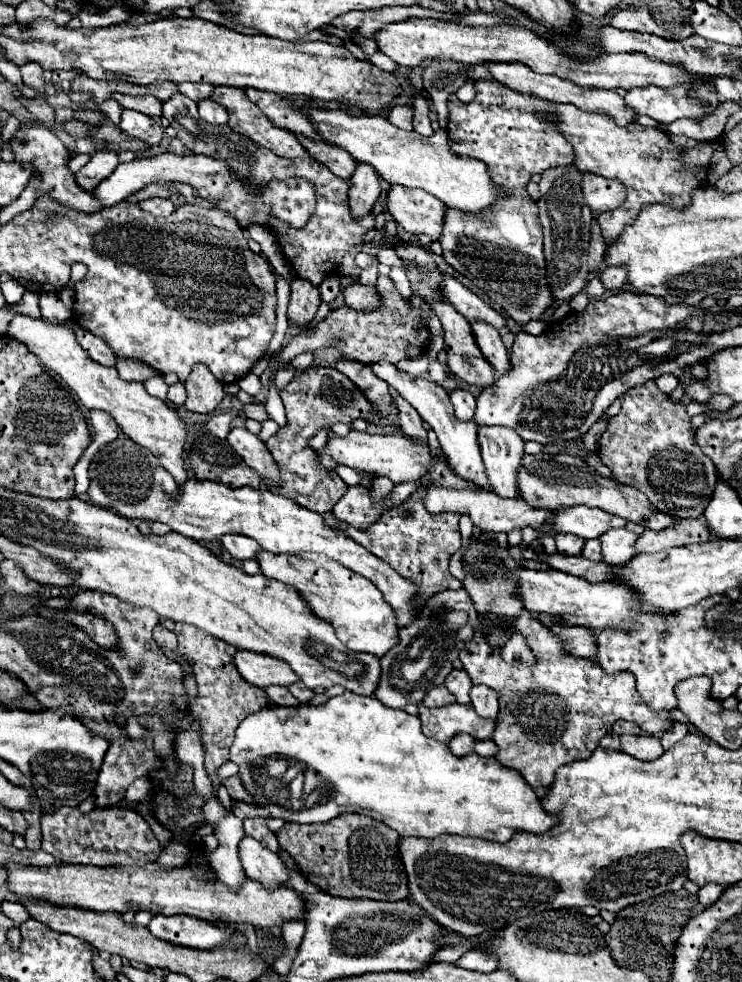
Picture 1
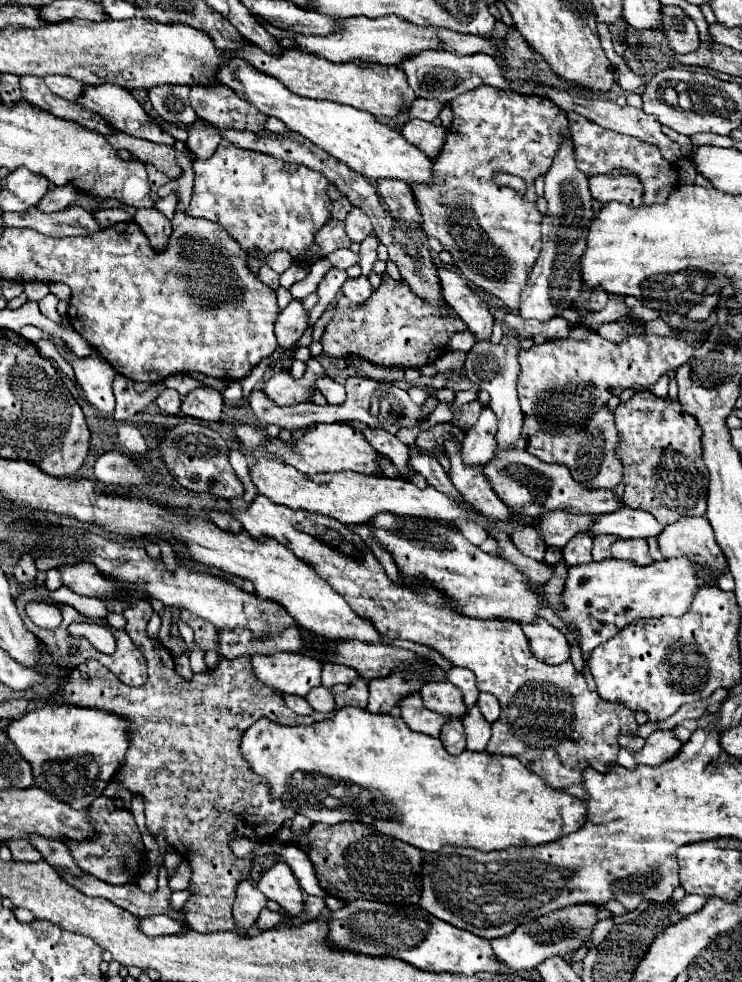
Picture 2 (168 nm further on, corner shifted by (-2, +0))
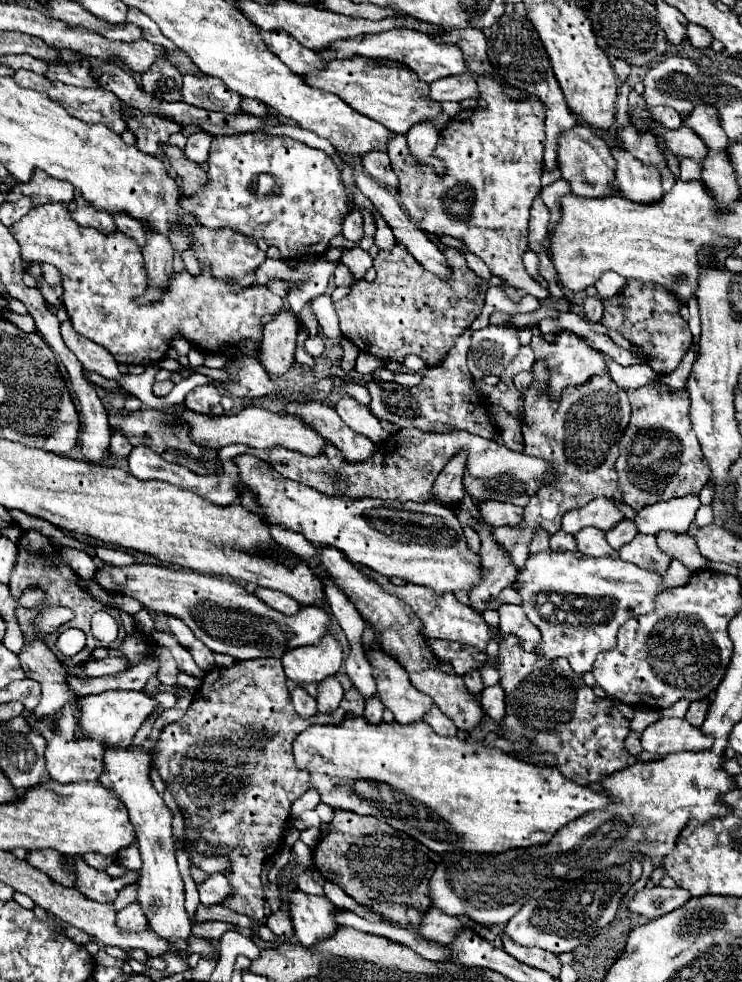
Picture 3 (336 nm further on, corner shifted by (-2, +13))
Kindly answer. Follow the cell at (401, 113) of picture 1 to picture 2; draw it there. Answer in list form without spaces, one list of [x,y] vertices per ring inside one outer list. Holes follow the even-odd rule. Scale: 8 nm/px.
[[[415,99],[407,111],[409,119],[423,119],[423,121],[433,121],[439,111],[443,109],[441,103],[435,103],[435,99]]]

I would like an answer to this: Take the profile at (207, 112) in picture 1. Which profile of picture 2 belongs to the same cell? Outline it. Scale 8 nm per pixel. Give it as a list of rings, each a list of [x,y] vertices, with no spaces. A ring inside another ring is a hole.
[[[197,119],[193,123],[193,127],[189,129],[189,139],[187,139],[187,149],[195,155],[195,157],[209,157],[211,151],[215,151],[215,147],[221,143],[221,135],[219,129],[203,119]]]

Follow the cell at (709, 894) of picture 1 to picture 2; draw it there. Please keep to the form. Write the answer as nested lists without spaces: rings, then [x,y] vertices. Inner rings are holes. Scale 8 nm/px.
[[[685,895],[677,905],[675,909],[681,913],[681,915],[691,915],[691,913],[697,913],[703,905],[705,905],[707,897],[703,895]]]

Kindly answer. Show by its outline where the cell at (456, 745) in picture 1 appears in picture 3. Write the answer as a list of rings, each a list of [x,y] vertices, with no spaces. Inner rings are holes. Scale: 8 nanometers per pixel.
[[[433,706],[429,710],[429,714],[423,716],[423,722],[427,722],[437,734],[443,734],[443,736],[455,736],[457,734],[455,724],[437,706]]]

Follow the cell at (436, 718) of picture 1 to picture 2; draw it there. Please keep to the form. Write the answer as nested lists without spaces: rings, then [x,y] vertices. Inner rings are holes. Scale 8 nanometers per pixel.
[[[413,693],[407,699],[403,699],[399,703],[399,707],[401,707],[401,717],[405,719],[405,723],[413,731],[419,731],[419,733],[425,733],[425,735],[431,735],[431,737],[439,737],[443,725],[447,721],[451,721],[447,715],[439,715],[439,713],[429,711],[423,705],[419,693]]]

